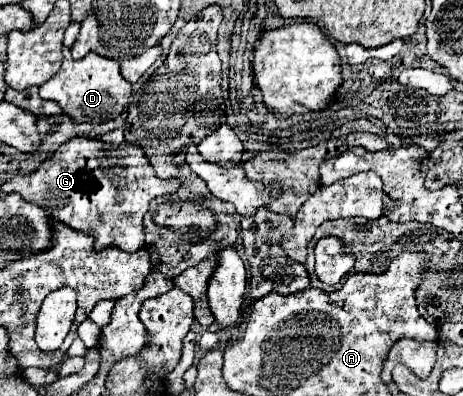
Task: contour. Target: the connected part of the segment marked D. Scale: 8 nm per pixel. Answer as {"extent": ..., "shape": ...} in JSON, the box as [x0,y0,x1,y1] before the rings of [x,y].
{"extent":[40,48,132,124],"shape":[[[62,48],[64,62],[60,72],[40,86],[40,96],[44,100],[54,100],[62,106],[64,114],[68,114],[74,122],[92,122],[100,124],[106,120],[118,118],[128,106],[128,98],[132,94],[132,84],[122,78],[118,72],[120,62],[98,56],[96,52],[86,54],[82,60],[74,60],[70,56],[70,48]]]}

